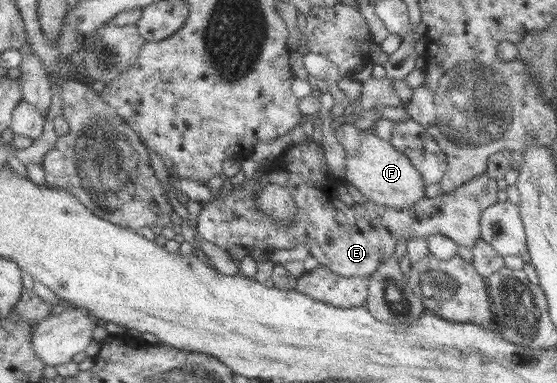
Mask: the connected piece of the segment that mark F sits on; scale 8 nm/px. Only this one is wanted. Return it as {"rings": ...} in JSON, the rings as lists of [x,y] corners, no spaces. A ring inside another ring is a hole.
{"rings":[[[372,129],[363,131],[361,136],[361,154],[347,157],[345,180],[357,187],[367,199],[396,209],[416,205],[429,197],[424,174],[392,141],[380,138]]]}

